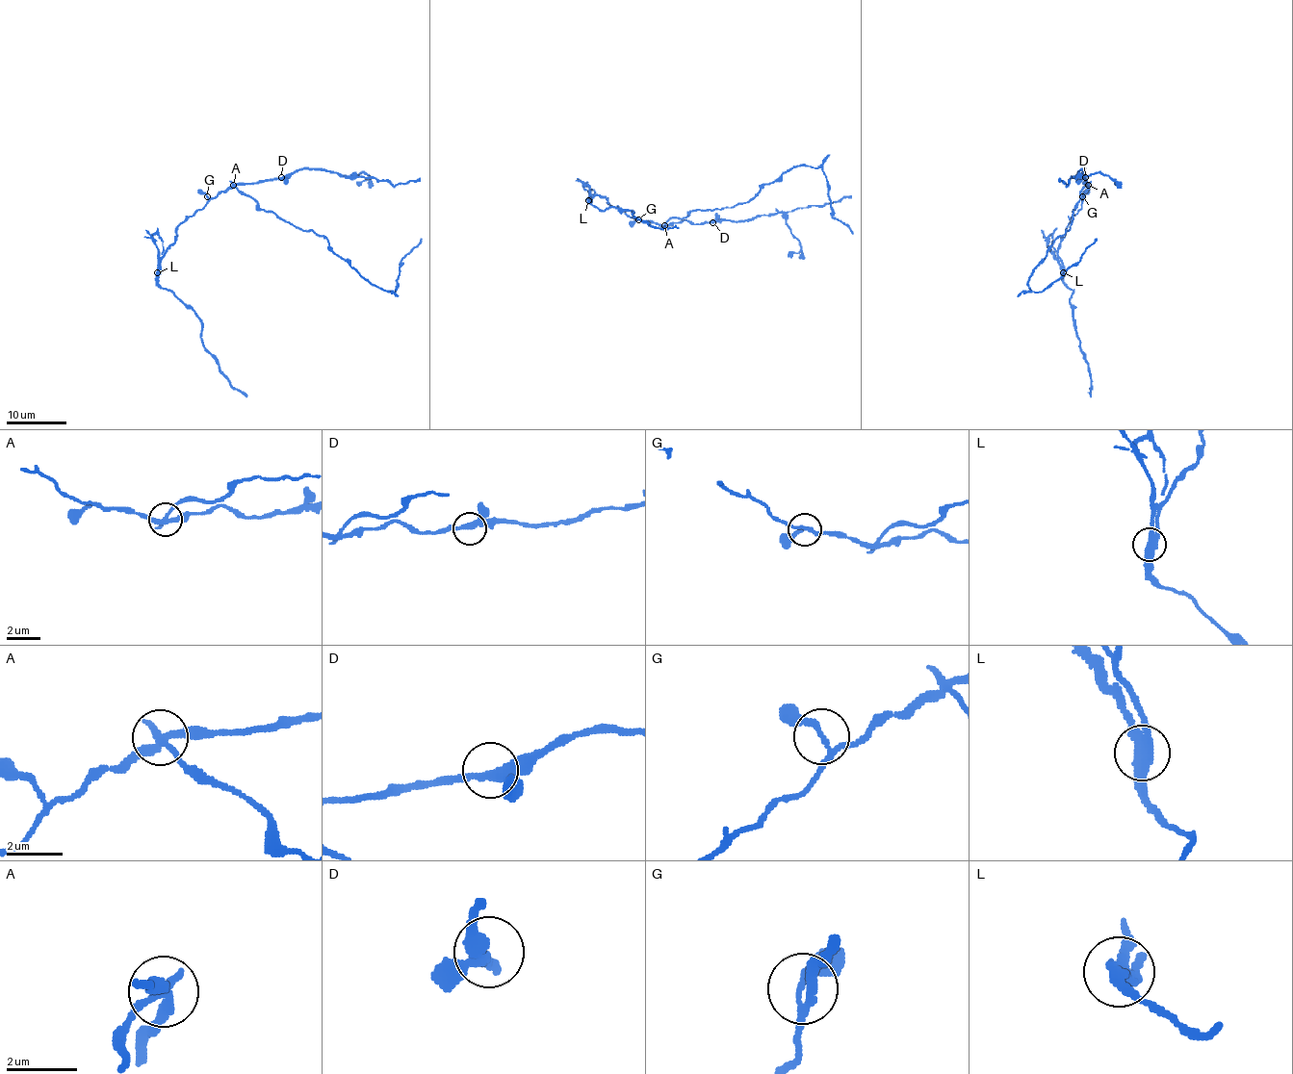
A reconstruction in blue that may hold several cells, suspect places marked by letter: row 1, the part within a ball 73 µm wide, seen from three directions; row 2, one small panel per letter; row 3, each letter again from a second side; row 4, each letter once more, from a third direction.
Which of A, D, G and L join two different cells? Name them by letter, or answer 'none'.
A, L

